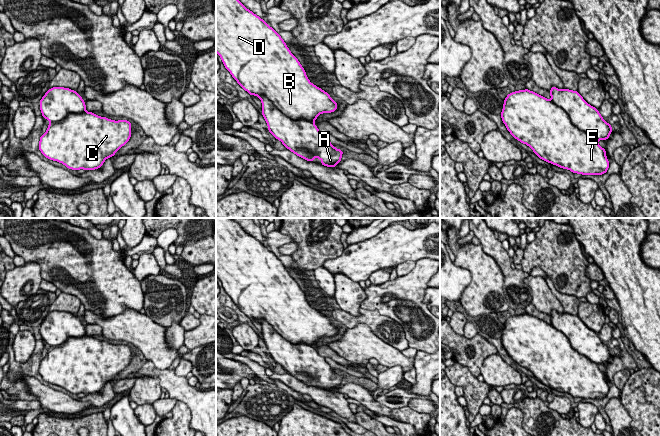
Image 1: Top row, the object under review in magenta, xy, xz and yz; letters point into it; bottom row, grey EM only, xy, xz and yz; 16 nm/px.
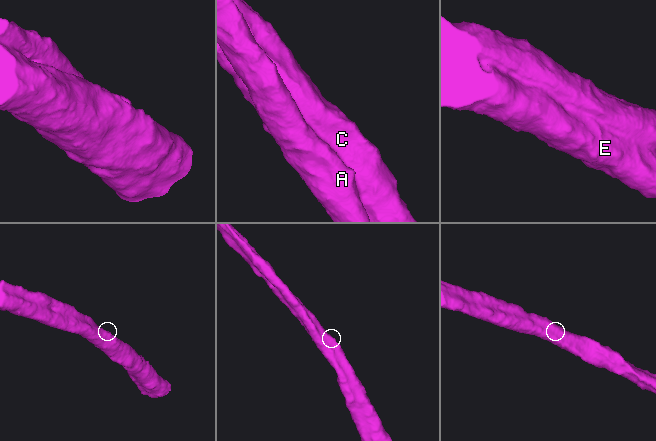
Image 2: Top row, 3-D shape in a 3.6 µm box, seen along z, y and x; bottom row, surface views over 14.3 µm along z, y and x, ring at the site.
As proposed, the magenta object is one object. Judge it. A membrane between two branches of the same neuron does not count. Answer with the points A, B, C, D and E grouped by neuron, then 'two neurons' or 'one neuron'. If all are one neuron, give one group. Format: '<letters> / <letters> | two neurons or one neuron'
A B C D E | one neuron

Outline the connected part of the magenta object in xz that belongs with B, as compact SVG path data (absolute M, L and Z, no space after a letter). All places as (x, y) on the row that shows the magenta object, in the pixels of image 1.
M216 0L216 53L238 84L250 95L261 99L262 115L269 132L276 139L307 161L313 162L317 157L322 161L321 165L336 167L335 165L341 161L343 151L335 148L325 133L320 132L313 122L320 114L337 110L337 102L334 102L327 92L309 81L304 68L290 52L281 36L263 19L244 7L239 0Z

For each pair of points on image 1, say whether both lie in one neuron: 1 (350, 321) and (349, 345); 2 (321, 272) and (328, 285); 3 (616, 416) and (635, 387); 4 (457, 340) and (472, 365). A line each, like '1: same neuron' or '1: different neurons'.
1: different neurons
2: same neuron
3: different neurons
4: same neuron

